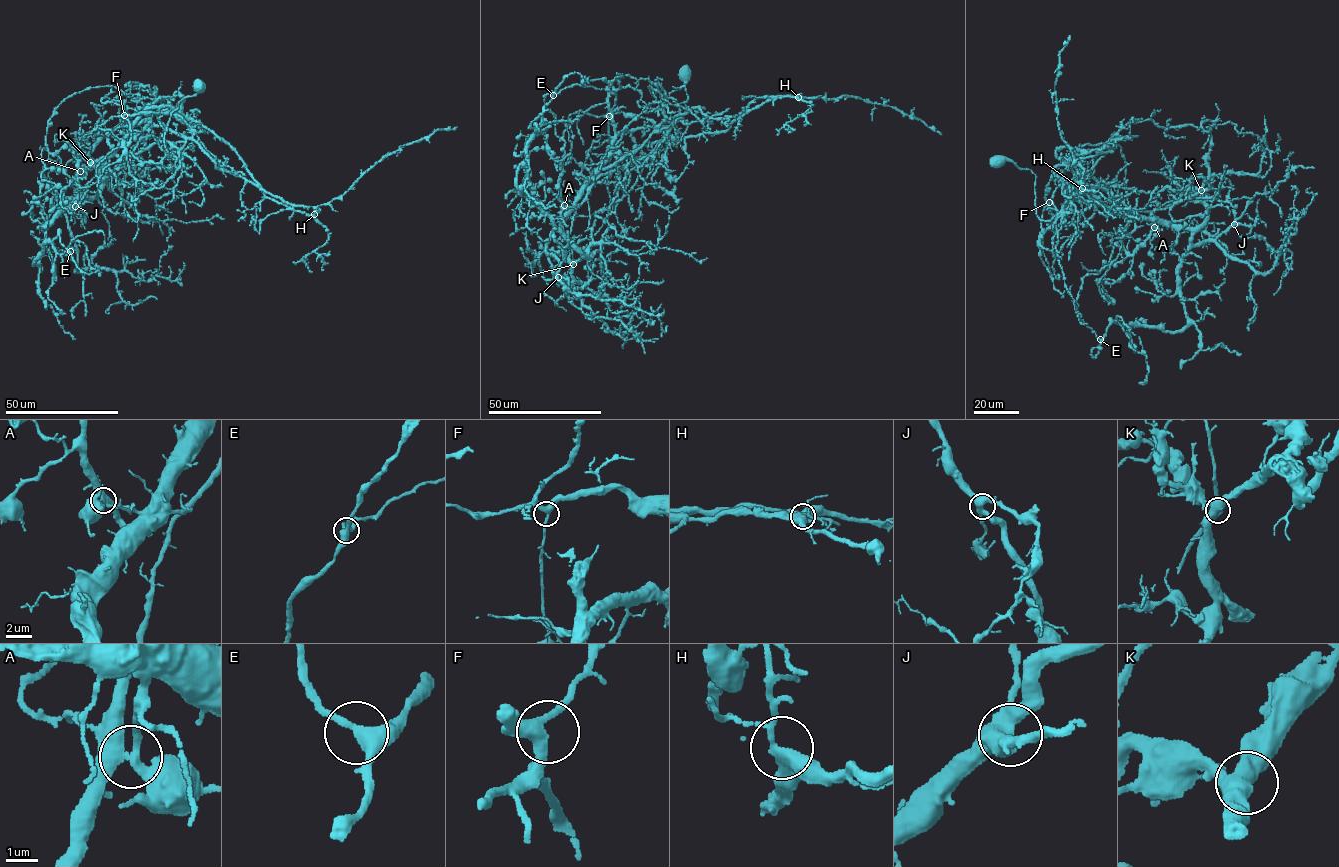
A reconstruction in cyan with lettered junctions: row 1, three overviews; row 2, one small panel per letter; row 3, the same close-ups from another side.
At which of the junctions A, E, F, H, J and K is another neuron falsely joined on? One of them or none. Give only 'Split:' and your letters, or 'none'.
Split: A

